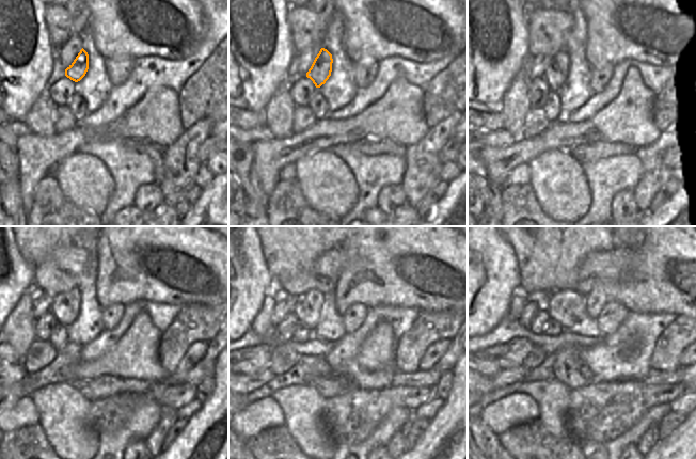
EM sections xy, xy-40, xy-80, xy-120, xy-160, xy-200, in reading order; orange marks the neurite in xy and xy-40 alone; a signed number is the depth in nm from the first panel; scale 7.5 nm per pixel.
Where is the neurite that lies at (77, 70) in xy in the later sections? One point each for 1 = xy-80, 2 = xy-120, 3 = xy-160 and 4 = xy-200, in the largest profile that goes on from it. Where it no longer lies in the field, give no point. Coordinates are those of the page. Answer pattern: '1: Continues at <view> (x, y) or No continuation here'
1: Continues at xy-80 (556, 74)
2: Continues at xy-120 (66, 307)
3: Continues at xy-160 (306, 306)
4: Continues at xy-200 (565, 305).

